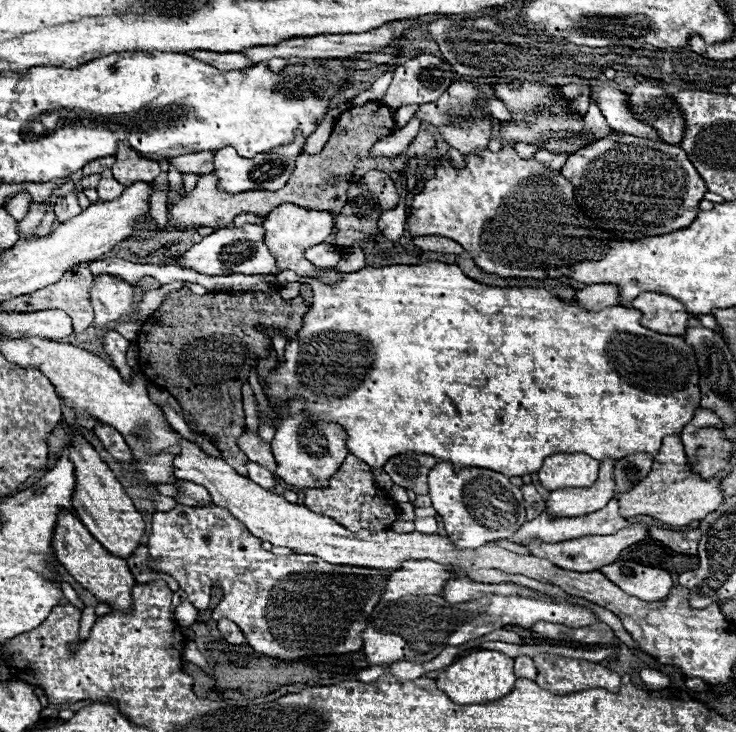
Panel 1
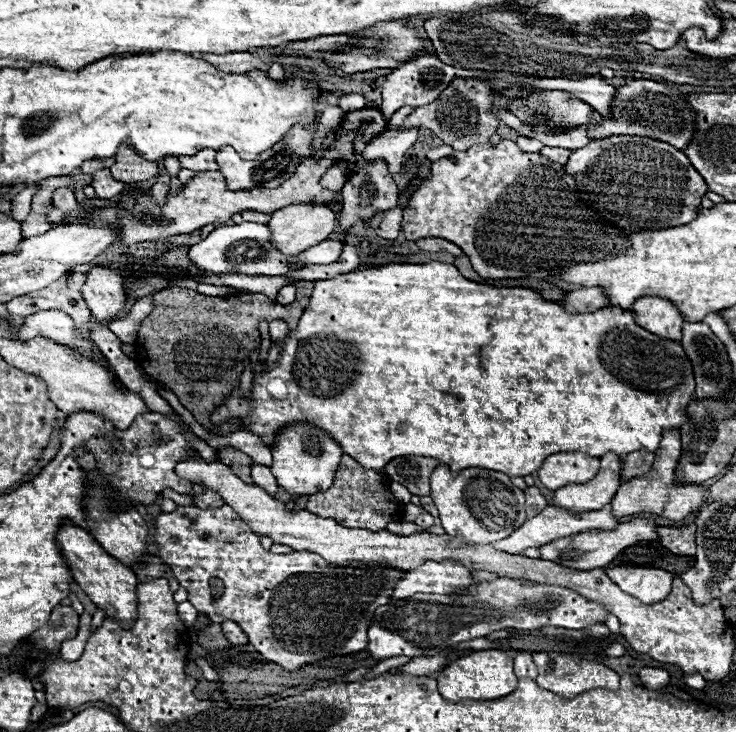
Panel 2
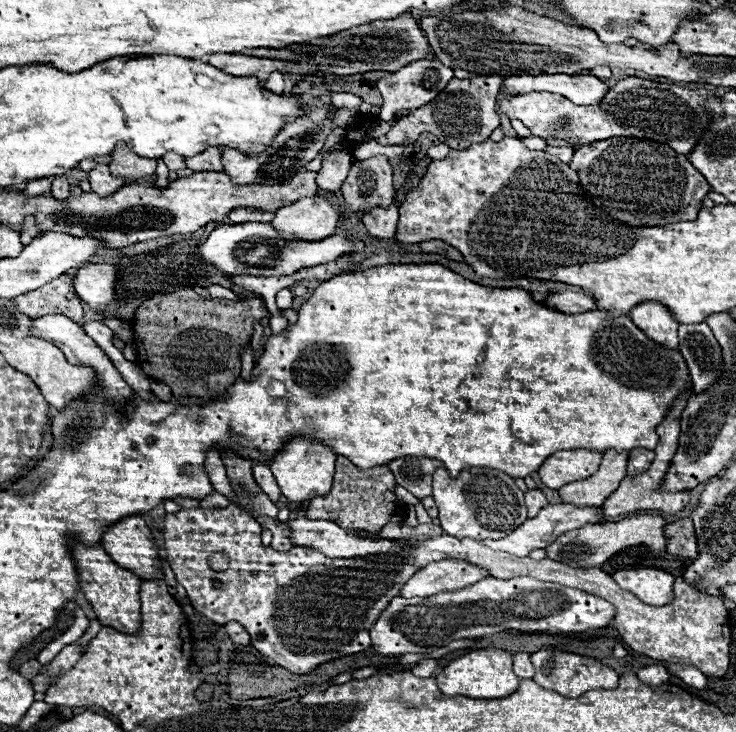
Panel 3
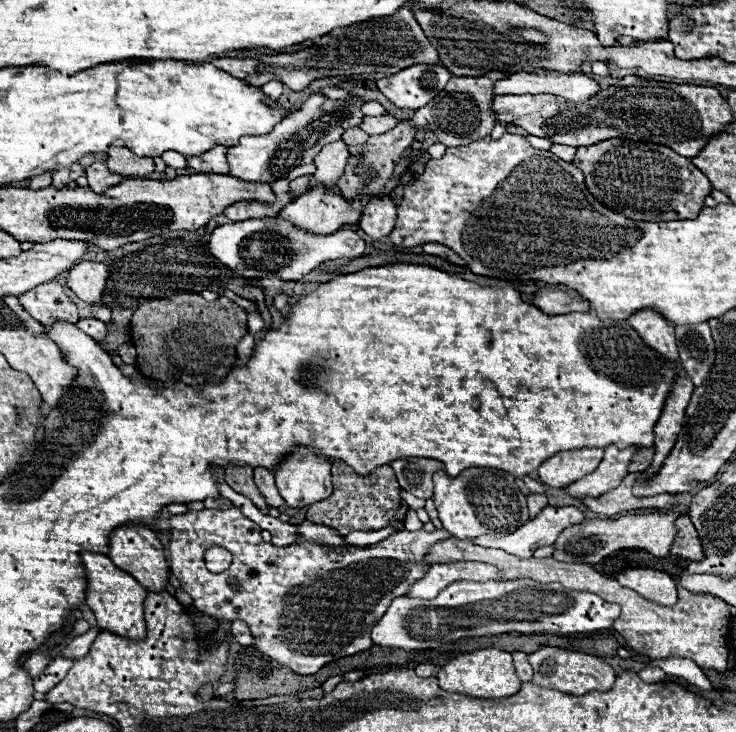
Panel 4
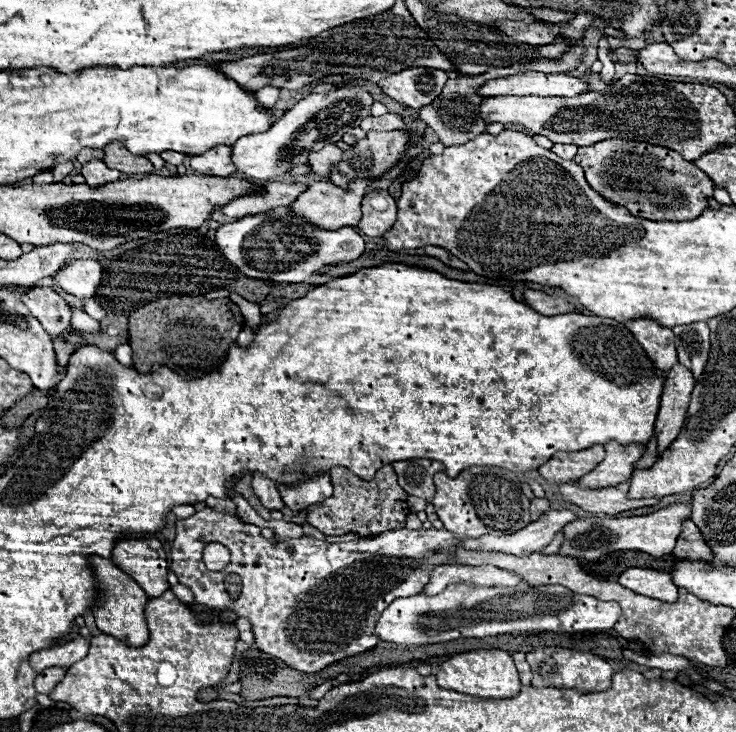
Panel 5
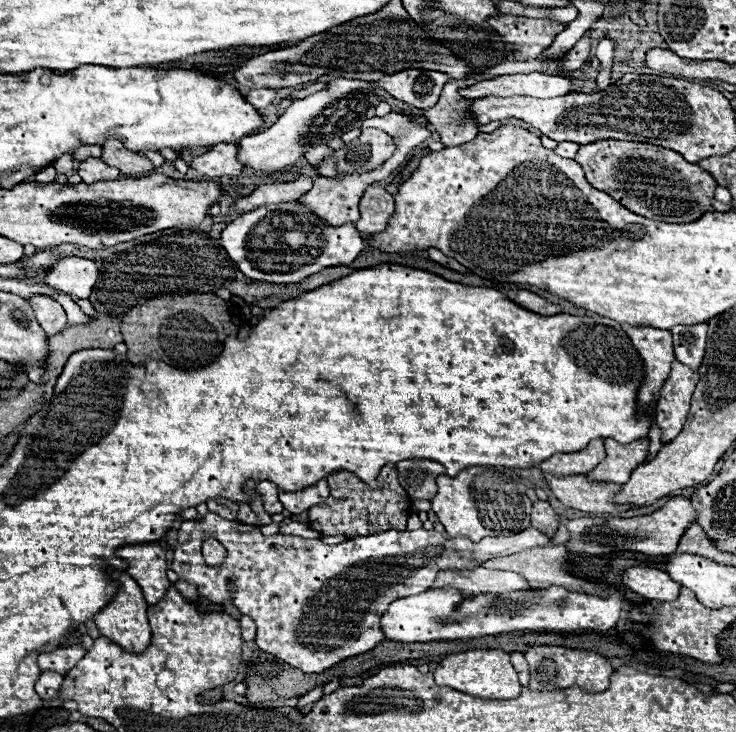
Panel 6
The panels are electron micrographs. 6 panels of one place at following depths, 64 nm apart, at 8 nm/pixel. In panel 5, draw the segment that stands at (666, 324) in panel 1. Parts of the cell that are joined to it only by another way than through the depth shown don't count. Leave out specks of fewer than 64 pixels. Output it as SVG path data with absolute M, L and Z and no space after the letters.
M630 320L626 322L626 328L644 348L646 356L650 358L660 376L678 362L674 348L674 334L670 328L664 328L654 320Z

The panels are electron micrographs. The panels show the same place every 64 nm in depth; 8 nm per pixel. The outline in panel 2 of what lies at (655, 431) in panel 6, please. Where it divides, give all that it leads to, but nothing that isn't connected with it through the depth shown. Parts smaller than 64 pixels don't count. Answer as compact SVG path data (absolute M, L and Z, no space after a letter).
M636 450L636 452L630 452L628 456L624 456L620 482L628 482L636 476L646 474L652 466L652 460L654 460L654 452L648 452L648 450Z

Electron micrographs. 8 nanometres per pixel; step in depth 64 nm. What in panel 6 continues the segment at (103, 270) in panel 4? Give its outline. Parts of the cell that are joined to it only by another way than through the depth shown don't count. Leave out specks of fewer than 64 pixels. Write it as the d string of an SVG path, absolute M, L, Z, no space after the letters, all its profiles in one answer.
M64 256L56 264L52 264L46 274L34 280L42 280L48 286L54 286L66 294L72 292L78 298L88 298L98 280L98 268L88 258Z

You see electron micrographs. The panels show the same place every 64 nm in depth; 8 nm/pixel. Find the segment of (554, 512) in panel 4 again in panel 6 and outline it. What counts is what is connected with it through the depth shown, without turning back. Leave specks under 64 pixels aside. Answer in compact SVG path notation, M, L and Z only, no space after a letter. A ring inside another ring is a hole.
M208 512L200 522L194 522L194 520L186 520L182 522L180 530L178 530L178 544L174 548L174 562L172 562L172 570L180 576L180 580L188 580L192 584L198 586L198 594L210 602L216 602L216 604L222 604L224 600L232 600L232 604L242 612L242 614L248 614L254 618L256 622L256 644L260 650L288 662L290 666L306 672L306 674L320 674L328 668L332 668L334 664L346 660L346 658L352 658L352 656L358 656L358 654L364 654L372 648L376 648L386 636L382 634L382 626L380 626L380 620L382 620L382 614L388 610L390 602L398 600L398 598L406 598L410 594L418 594L418 592L424 592L424 590L430 590L434 586L434 580L438 576L438 572L442 570L472 570L476 566L480 566L482 562L490 560L490 558L498 558L498 556L510 556L510 554L518 554L518 552L524 552L524 550L530 550L530 548L536 548L536 546L546 546L550 544L550 538L544 536L542 532L534 530L534 528L526 528L518 534L512 534L512 536L486 536L482 538L480 542L472 542L468 538L452 538L452 540L446 540L442 534L438 534L436 530L406 530L406 532L396 532L396 530L390 530L390 532L382 532L382 534L374 534L374 536L356 536L352 540L346 540L342 544L336 544L336 546L328 546L324 544L322 540L316 540L316 538L298 538L298 536L290 536L290 534L274 534L274 536L264 536L260 532L258 526L248 526L248 524L240 524L236 520L224 520L220 518L218 514L214 512ZM204 536L214 536L218 542L222 542L222 546L226 548L226 558L220 566L208 566L202 558L202 540Z

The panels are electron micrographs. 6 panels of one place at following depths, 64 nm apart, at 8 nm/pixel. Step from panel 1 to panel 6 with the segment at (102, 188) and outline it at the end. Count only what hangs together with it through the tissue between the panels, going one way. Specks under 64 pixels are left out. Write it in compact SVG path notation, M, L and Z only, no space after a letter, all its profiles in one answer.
M88 158L88 160L80 162L78 176L82 178L82 182L92 184L92 182L100 182L100 180L118 180L120 174L112 166L106 166L100 158Z

